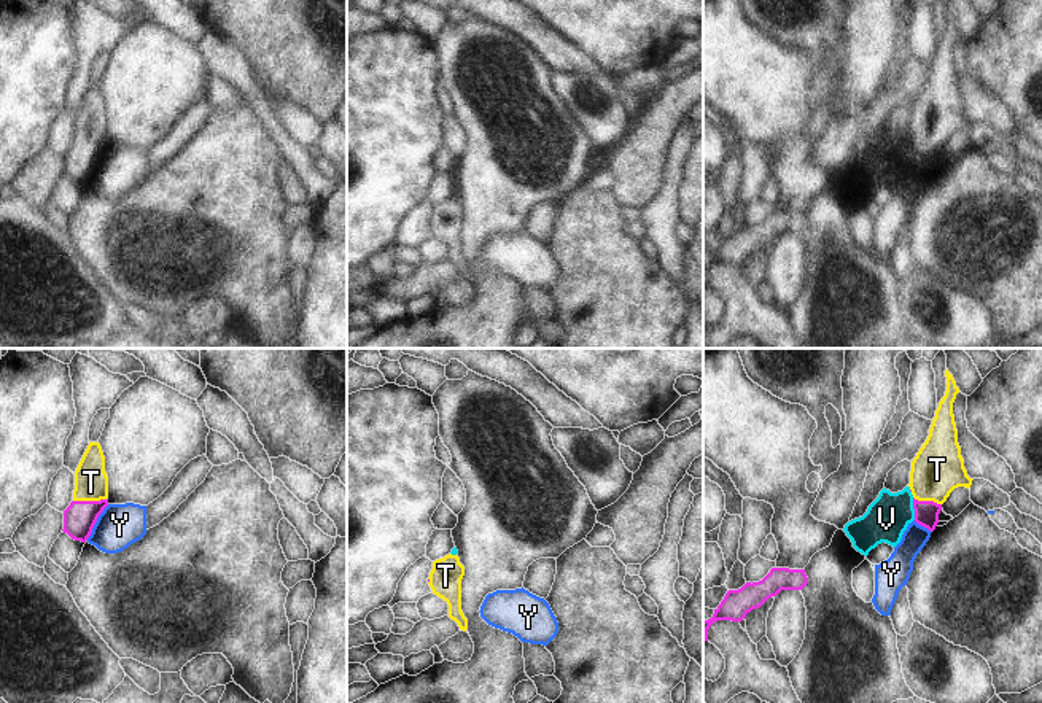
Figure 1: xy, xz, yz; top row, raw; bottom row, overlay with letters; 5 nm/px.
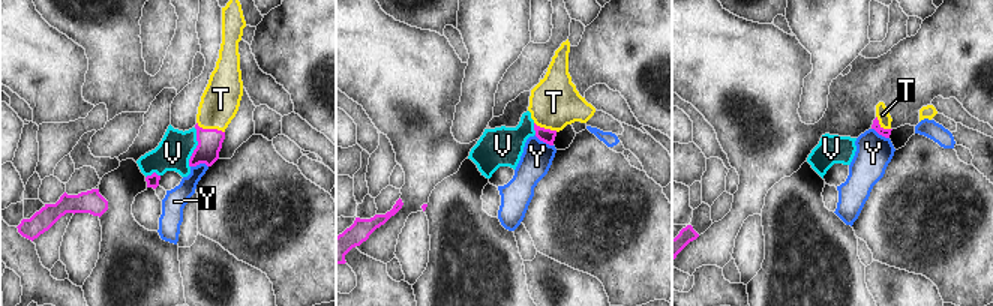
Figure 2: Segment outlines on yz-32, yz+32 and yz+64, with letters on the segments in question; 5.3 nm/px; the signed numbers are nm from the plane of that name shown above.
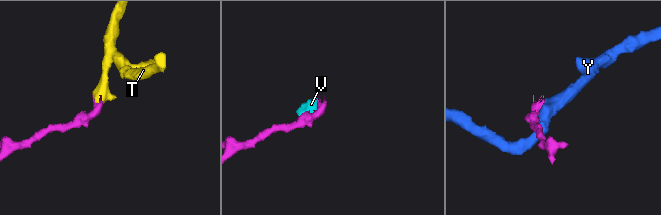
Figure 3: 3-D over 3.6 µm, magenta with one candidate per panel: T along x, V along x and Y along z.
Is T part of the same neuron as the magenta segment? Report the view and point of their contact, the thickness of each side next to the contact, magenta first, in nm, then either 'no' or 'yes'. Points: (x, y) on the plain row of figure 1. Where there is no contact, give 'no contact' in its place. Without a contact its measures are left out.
xy (89, 145) | 160/180 nm | yes

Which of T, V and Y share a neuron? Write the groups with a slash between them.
T / V / Y

